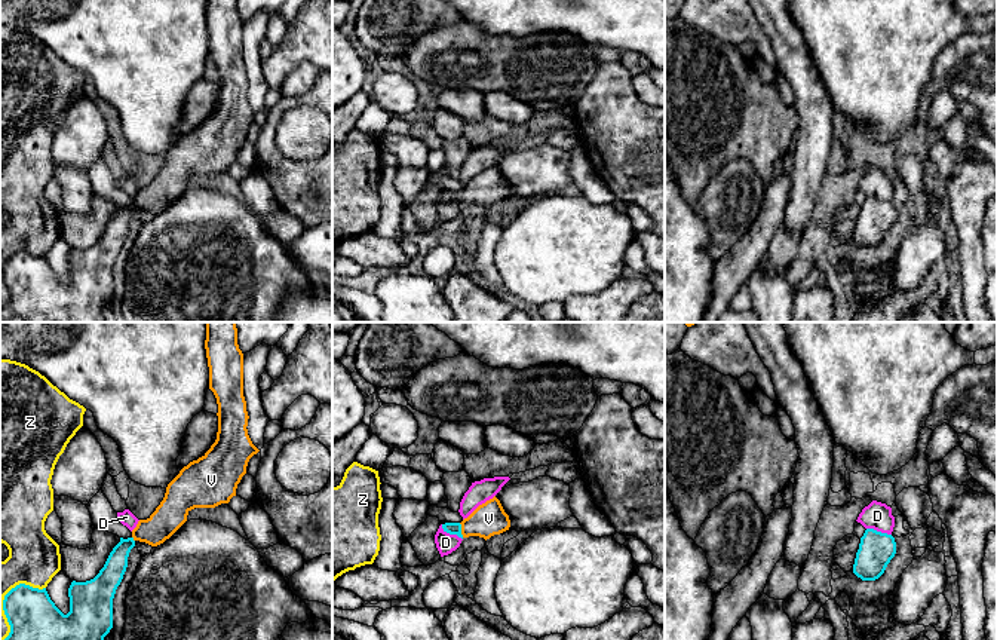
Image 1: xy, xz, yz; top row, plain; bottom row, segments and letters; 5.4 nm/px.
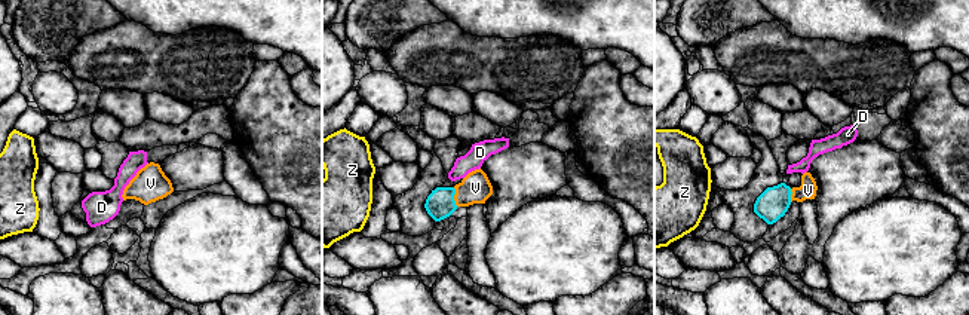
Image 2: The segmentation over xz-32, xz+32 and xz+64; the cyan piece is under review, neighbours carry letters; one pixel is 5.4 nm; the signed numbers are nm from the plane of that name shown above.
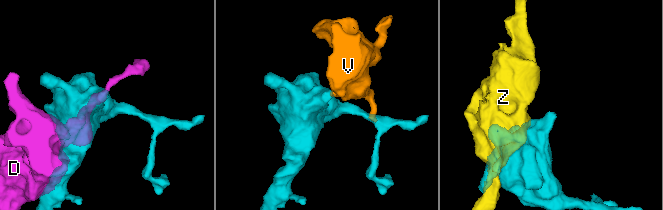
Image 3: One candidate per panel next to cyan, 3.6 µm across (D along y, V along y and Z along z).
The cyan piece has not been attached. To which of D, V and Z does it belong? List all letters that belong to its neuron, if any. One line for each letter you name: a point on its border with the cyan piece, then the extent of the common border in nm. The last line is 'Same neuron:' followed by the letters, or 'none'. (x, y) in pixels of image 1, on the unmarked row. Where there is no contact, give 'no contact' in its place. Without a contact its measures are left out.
V: xz (460, 198) | 80 nm
Same neuron: V

